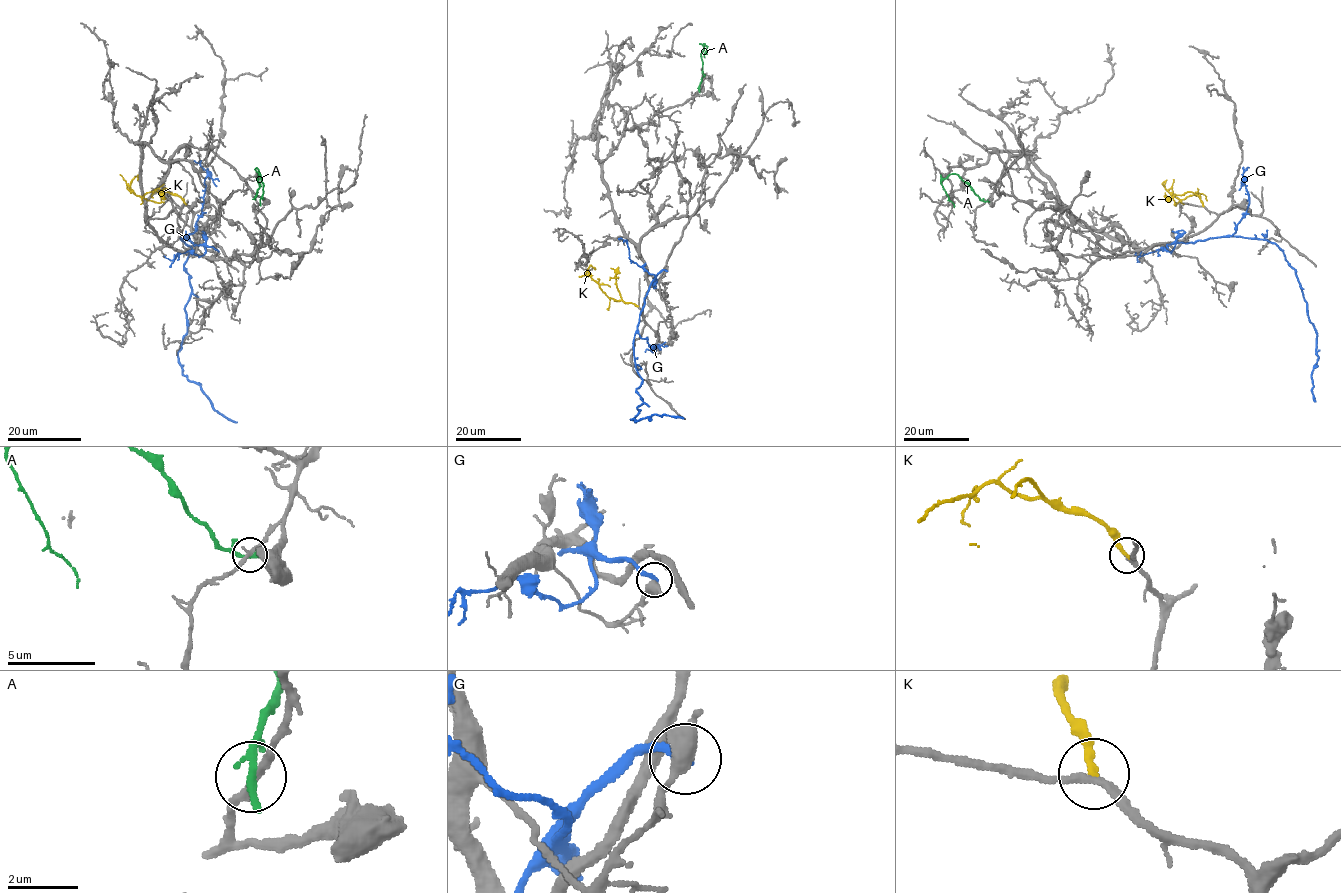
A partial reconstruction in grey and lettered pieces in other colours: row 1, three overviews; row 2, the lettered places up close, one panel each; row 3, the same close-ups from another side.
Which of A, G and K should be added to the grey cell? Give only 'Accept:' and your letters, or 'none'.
Accept: K

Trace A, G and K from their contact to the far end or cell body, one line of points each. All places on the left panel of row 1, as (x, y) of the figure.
A: (254, 199), (259, 187), (256, 168), (262, 186), (261, 205)
G: (218, 251), (181, 240), (191, 247), (184, 269), (191, 292), (178, 363), (211, 406), (237, 422)
K: (185, 203), (180, 197), (155, 189), (141, 197), (137, 196), (130, 185), (136, 177), (137, 180)

